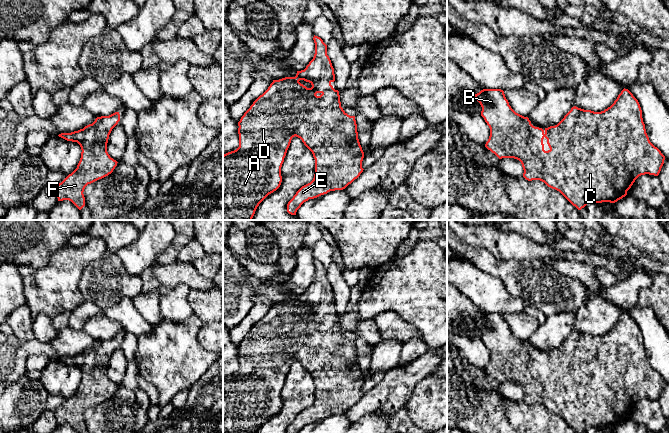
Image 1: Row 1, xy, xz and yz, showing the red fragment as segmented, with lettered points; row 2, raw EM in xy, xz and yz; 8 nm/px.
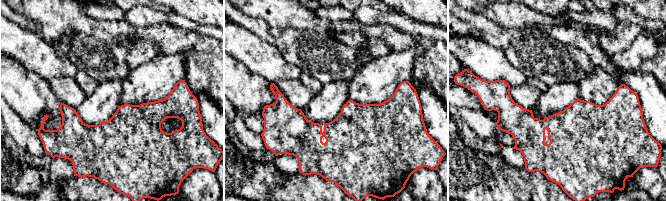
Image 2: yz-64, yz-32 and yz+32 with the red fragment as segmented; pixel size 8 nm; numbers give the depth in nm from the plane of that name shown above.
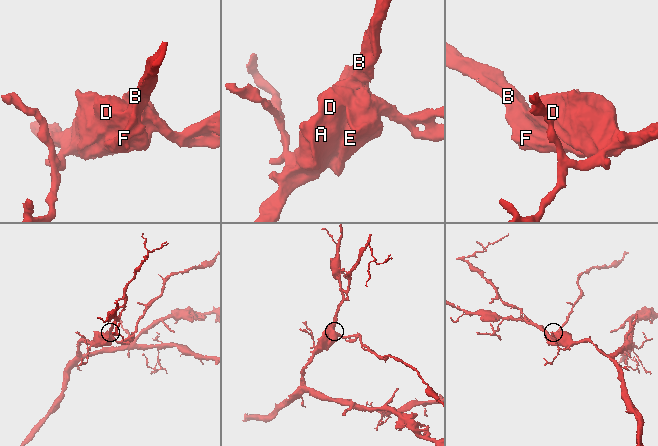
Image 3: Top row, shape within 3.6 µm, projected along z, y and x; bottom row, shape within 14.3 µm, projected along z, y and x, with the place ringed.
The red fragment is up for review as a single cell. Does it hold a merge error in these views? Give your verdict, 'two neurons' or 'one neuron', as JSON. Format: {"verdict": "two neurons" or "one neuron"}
{"verdict": "one neuron"}

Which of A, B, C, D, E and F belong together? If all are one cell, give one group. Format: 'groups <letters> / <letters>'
groups A B C D E F

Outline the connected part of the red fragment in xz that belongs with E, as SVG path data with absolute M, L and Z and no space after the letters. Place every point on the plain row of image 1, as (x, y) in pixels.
M315 260L315 278L304 294L295 301L273 304L238 346L239 371L223 379L223 433L257 433L259 428L276 415L282 406L281 391L293 361L298 361L312 376L315 383L313 404L302 410L288 426L287 433L299 433L309 423L330 415L343 414L363 396L364 376L360 369L355 340L348 339L341 331L339 315L331 309L335 305L334 292L327 279L327 269Z

